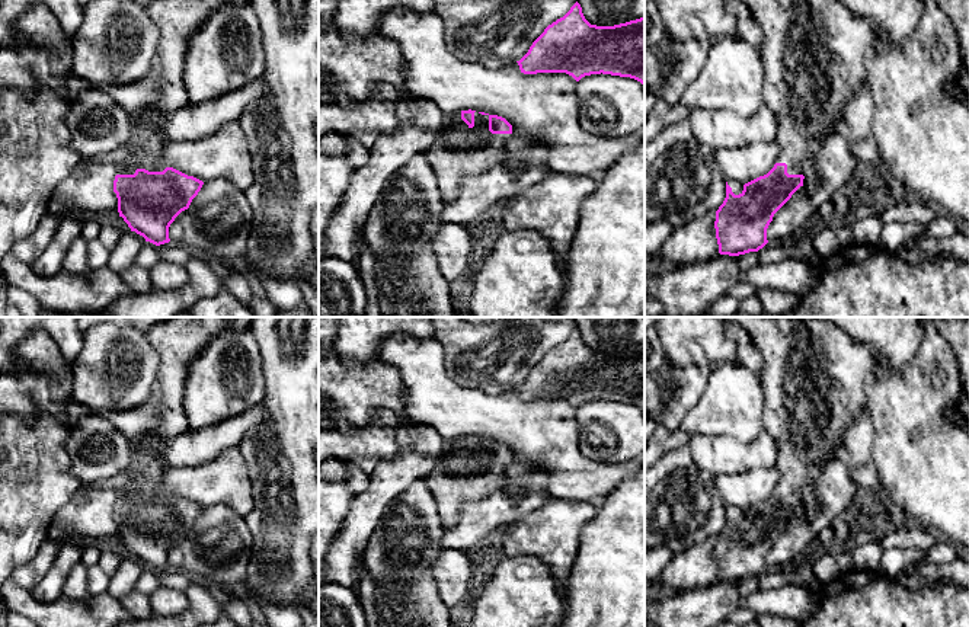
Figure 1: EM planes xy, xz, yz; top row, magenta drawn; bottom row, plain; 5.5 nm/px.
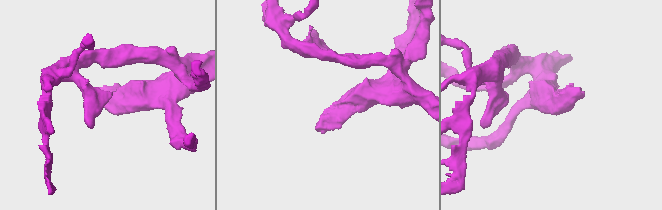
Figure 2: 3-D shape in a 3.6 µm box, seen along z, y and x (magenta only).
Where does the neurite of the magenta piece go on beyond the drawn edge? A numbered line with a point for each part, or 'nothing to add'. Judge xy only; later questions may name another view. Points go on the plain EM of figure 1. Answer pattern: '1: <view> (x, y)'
1: xy (149, 483)

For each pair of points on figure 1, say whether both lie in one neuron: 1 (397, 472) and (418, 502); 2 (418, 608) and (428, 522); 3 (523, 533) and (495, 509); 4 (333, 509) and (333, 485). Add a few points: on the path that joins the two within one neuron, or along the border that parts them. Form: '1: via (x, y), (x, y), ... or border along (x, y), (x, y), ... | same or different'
1: border along (422, 477), (400, 492), (384, 512) | different
2: via (418, 586), (418, 566), (424, 559), (424, 544) | same
3: border along (541, 505), (507, 525) | different
4: via (333, 504), (333, 490) | same

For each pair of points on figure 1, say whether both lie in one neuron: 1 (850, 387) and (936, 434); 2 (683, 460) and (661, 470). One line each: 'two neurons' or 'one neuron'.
1: two neurons
2: one neuron

